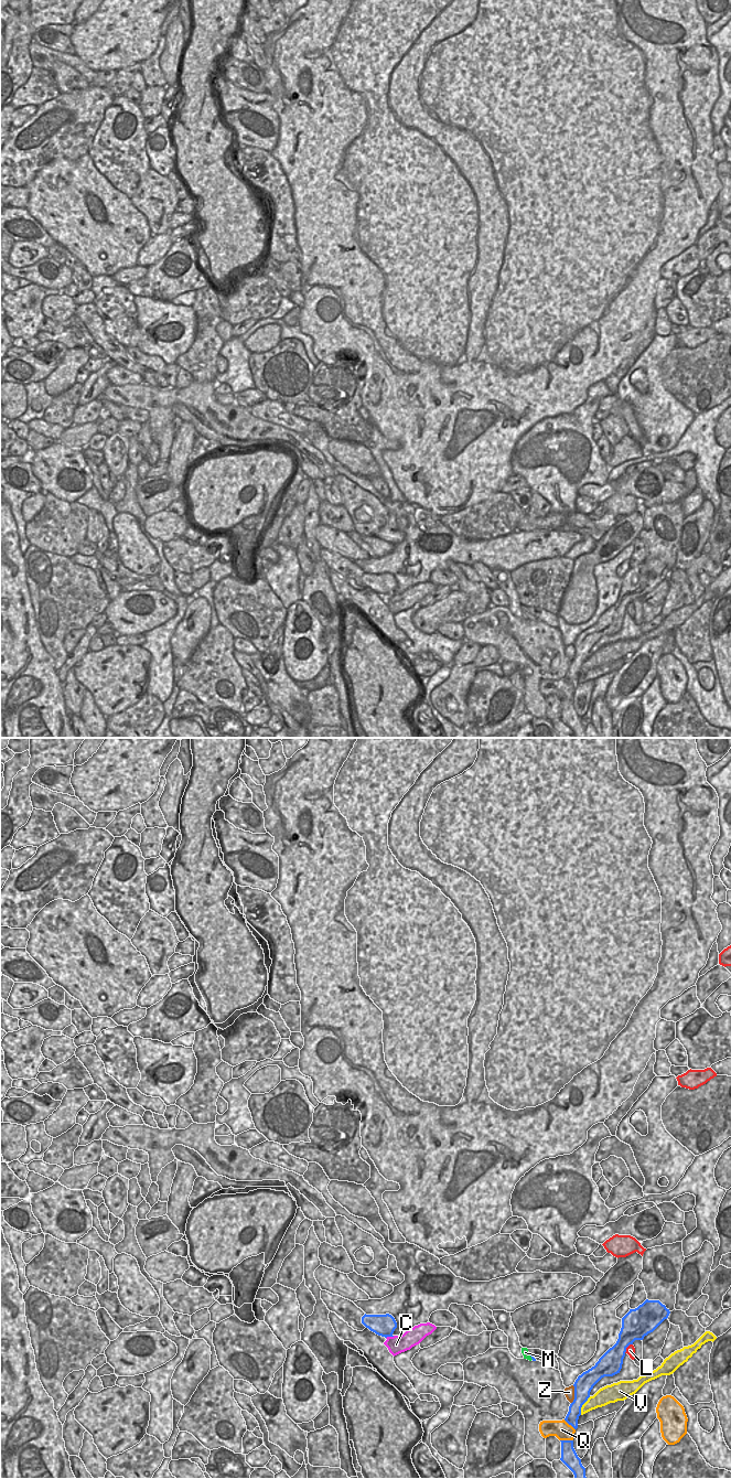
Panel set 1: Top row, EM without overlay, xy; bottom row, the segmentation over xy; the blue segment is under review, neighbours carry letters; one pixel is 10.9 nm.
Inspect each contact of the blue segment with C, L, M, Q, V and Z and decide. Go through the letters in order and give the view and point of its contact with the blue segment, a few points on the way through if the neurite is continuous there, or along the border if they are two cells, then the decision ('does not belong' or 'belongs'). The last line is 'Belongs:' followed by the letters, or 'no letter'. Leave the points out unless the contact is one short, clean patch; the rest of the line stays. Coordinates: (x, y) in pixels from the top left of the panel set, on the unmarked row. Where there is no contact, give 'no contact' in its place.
C: meets blue in xy at (389, 595); does not belong
L: meets blue in xy at (626, 606); border along xy (632, 602), (624, 611); does not belong
M: meets blue in xy at (530, 614); border along xy (528, 612), (533, 618); does not belong
Q: meets blue in xy at (567, 699); does not belong
V: meets blue in xy at (582, 663); border along xy (590, 655), (582, 664), (580, 673); does not belong
Z: meets blue in xy at (574, 653); does not belong
Belongs: no letter

